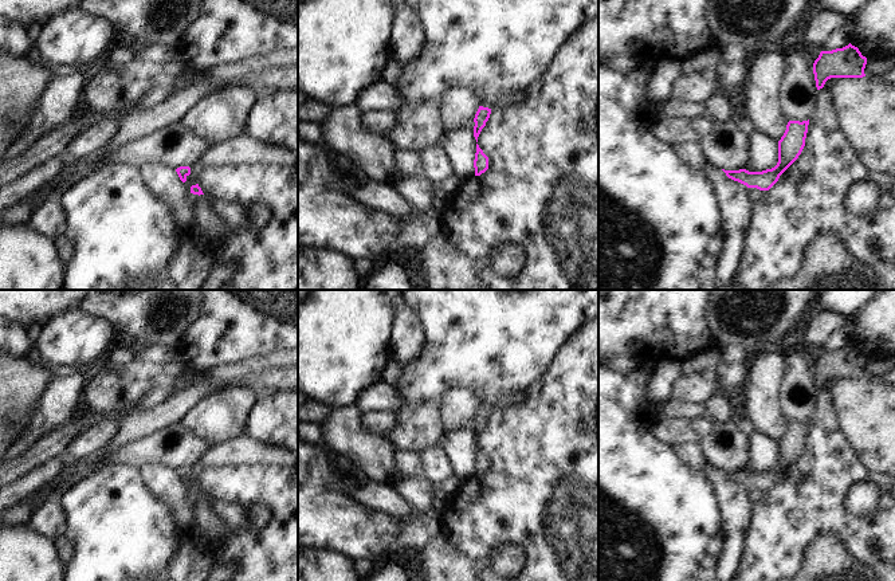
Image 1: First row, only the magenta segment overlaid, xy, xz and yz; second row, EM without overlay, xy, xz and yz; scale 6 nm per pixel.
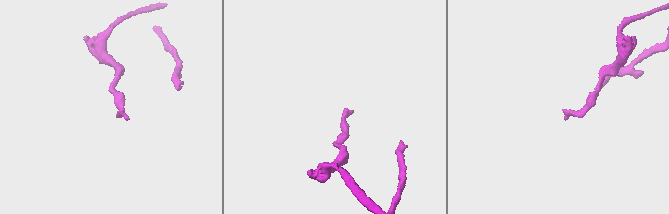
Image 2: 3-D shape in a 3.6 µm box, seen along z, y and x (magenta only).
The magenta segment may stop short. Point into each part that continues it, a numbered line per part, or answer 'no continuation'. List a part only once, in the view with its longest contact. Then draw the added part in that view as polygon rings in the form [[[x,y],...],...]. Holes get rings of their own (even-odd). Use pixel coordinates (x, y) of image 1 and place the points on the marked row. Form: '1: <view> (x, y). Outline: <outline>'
no continuation.

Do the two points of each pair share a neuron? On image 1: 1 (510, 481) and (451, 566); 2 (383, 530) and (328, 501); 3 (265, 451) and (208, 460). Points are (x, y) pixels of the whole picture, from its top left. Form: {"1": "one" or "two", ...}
{"1": "two", "2": "one", "3": "one"}

